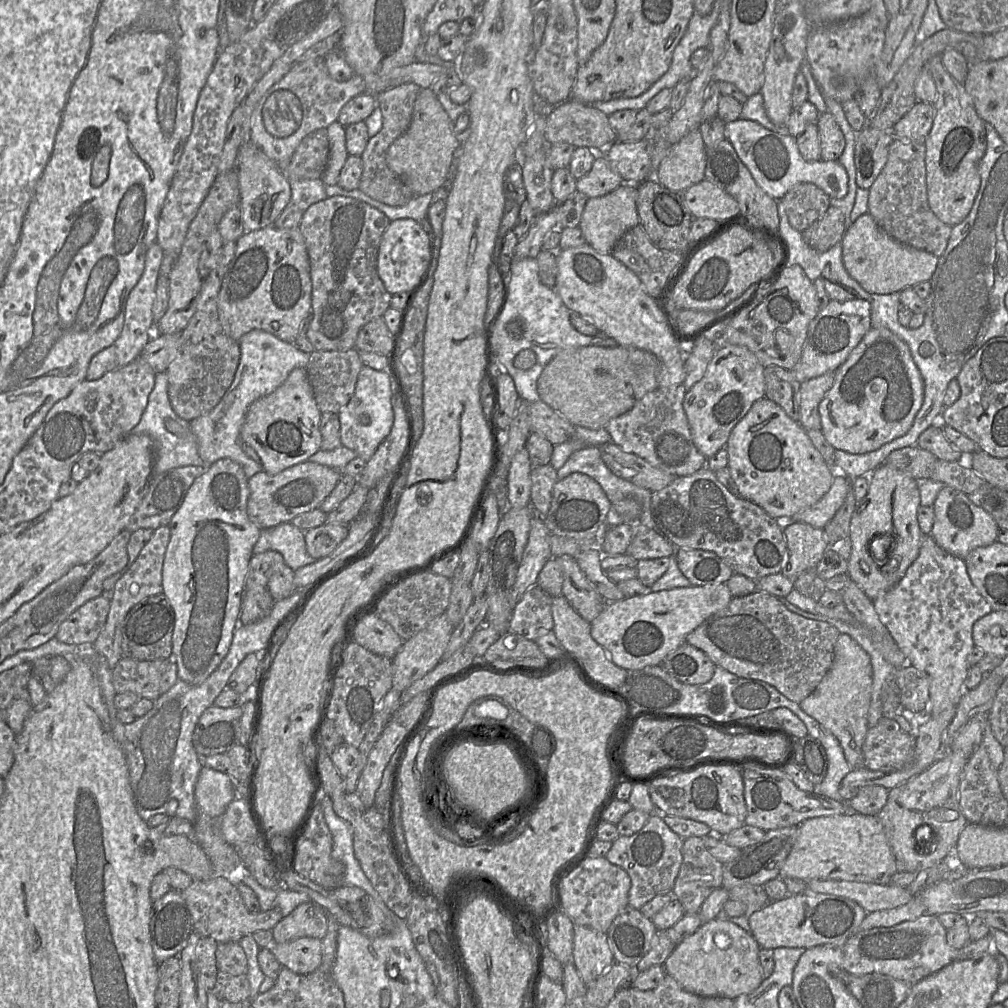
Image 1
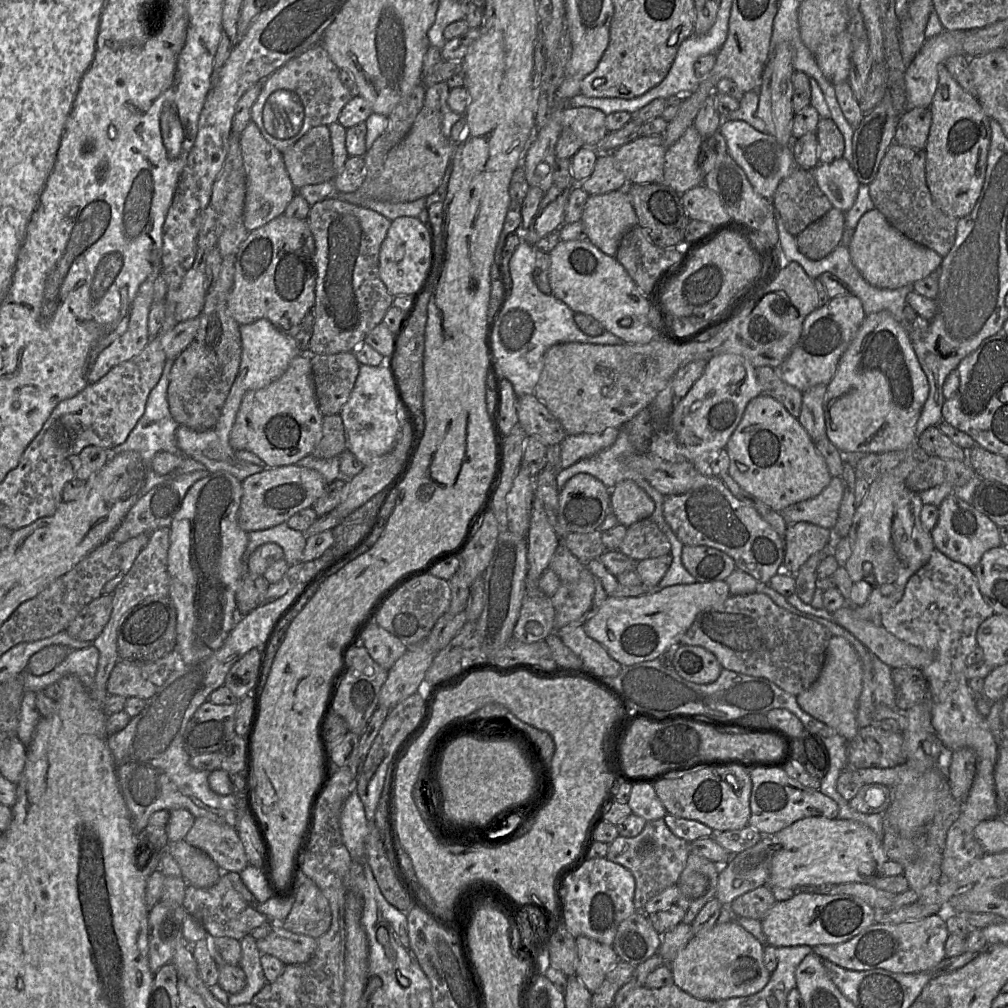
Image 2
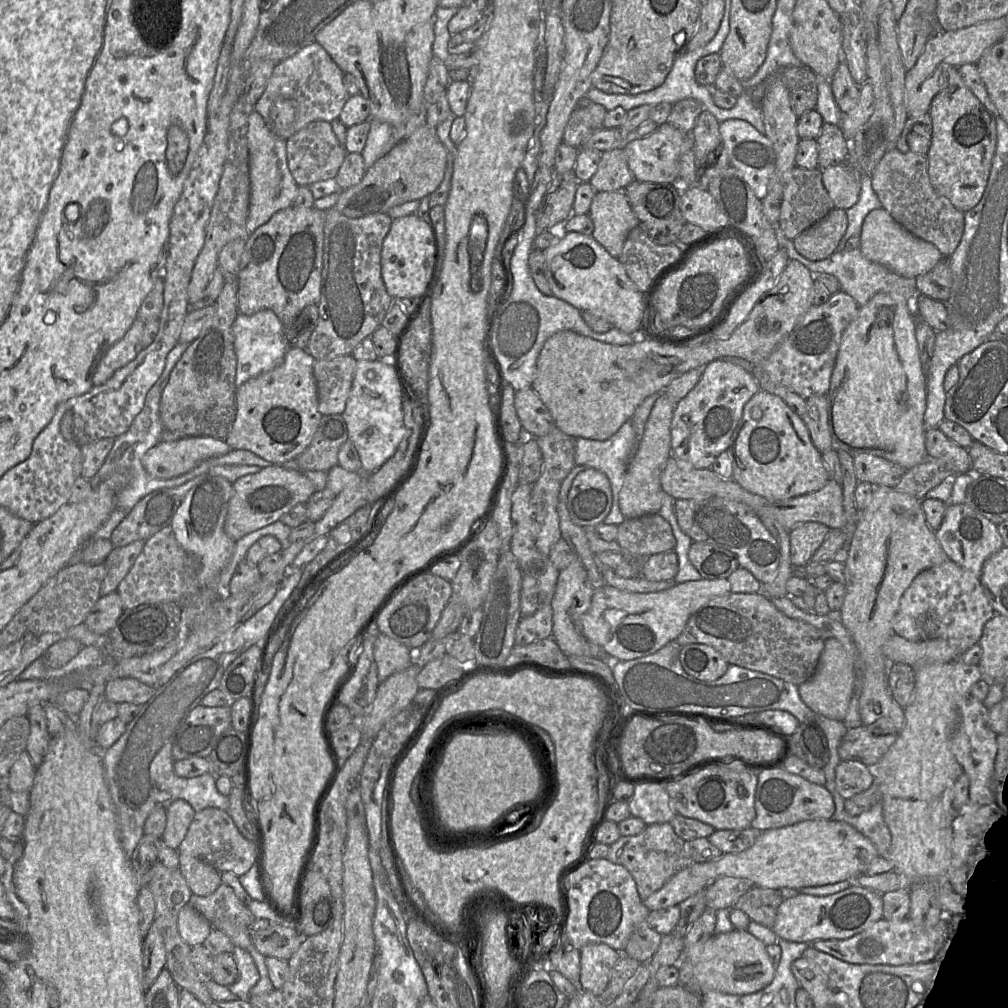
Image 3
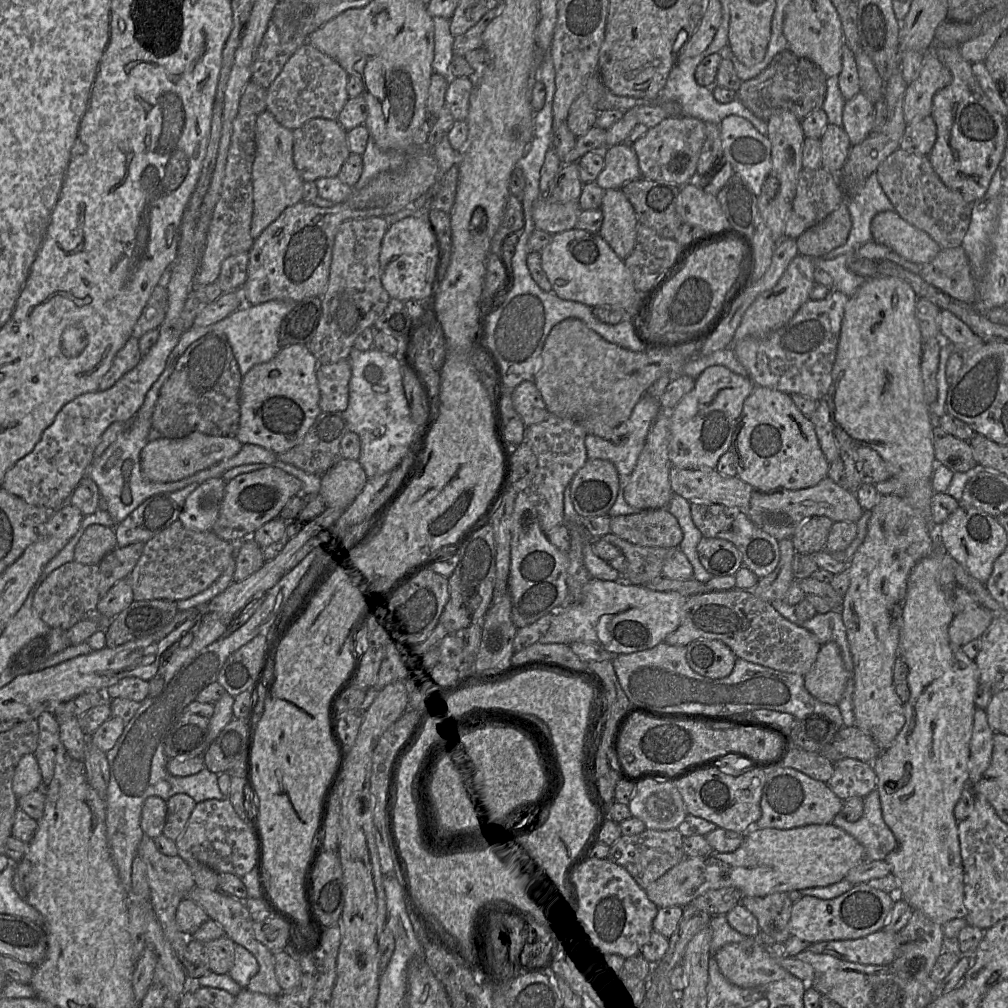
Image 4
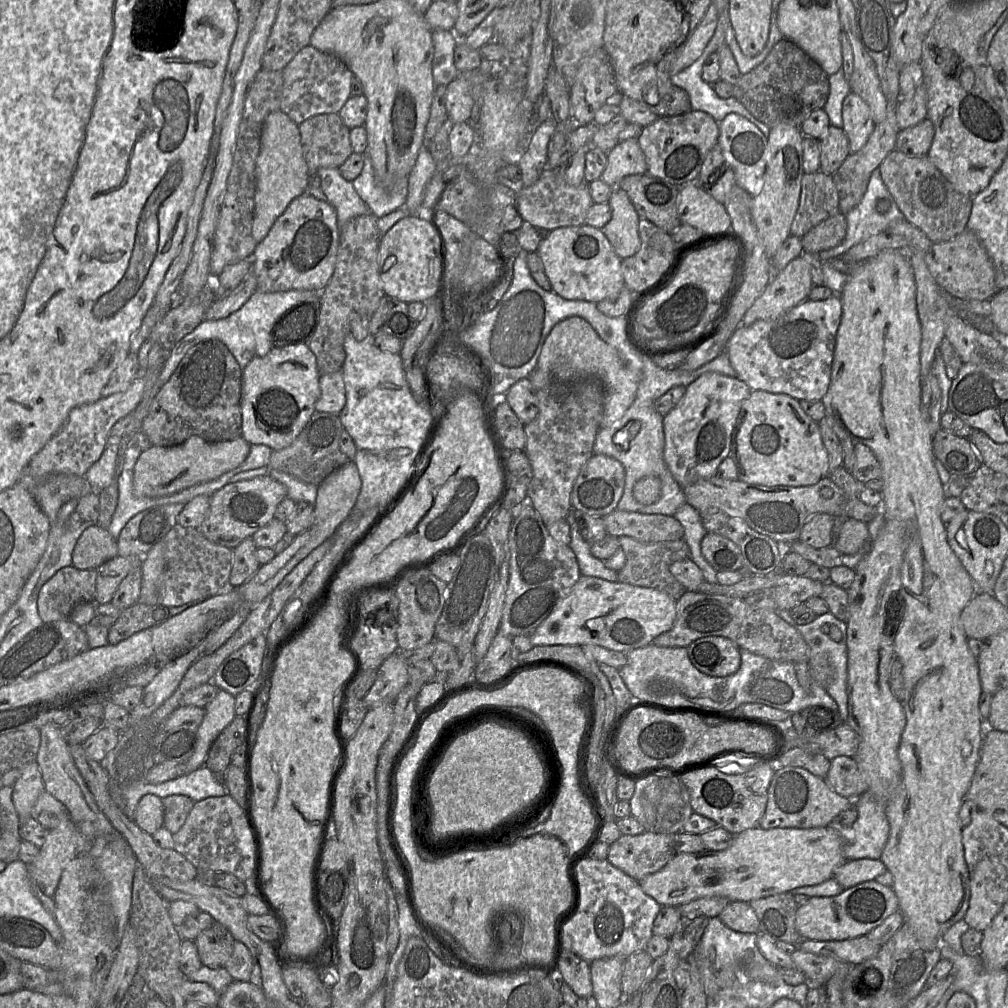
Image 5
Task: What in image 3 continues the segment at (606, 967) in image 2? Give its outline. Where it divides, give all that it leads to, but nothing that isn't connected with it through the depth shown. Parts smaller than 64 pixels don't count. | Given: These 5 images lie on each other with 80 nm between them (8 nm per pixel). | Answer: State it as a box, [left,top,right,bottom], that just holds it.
[579,943,622,997]

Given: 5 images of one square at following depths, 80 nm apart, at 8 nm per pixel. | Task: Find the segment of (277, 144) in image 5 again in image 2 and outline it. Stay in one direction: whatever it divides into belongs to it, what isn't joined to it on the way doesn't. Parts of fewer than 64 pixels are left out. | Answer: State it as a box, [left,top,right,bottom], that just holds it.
[240,121,297,232]

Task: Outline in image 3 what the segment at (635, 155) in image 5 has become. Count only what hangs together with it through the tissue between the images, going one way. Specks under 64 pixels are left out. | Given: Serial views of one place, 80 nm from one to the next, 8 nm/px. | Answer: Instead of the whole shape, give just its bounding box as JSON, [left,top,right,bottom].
[589,148,633,192]

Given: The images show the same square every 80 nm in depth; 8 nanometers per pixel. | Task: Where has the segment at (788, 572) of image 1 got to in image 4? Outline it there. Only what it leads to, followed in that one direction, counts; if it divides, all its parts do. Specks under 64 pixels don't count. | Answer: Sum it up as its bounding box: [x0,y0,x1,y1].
[791,516,833,554]

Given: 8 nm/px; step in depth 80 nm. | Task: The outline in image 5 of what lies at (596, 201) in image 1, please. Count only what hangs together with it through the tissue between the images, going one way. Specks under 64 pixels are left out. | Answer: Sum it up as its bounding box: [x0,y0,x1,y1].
[601,188,641,259]

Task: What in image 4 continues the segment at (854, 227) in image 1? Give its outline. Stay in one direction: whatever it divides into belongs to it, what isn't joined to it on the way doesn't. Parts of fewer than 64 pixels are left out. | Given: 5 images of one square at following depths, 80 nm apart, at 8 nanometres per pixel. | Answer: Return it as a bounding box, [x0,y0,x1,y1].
[871,211,940,265]

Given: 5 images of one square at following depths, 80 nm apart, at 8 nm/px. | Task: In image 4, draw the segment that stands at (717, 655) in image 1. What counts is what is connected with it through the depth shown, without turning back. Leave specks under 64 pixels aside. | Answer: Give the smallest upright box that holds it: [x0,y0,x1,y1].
[664,588,822,676]

